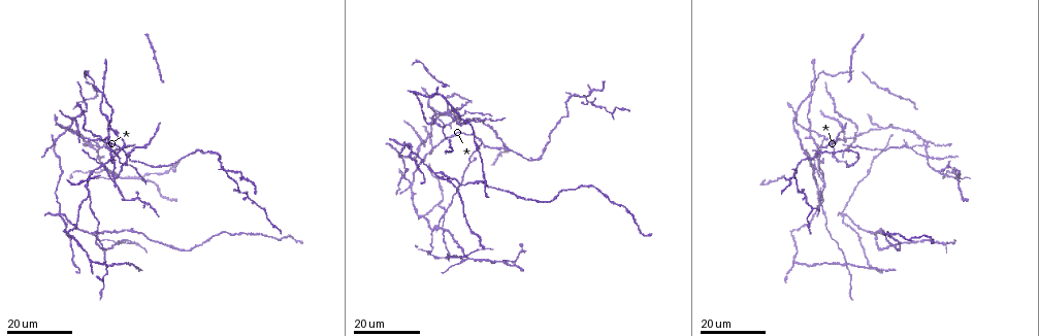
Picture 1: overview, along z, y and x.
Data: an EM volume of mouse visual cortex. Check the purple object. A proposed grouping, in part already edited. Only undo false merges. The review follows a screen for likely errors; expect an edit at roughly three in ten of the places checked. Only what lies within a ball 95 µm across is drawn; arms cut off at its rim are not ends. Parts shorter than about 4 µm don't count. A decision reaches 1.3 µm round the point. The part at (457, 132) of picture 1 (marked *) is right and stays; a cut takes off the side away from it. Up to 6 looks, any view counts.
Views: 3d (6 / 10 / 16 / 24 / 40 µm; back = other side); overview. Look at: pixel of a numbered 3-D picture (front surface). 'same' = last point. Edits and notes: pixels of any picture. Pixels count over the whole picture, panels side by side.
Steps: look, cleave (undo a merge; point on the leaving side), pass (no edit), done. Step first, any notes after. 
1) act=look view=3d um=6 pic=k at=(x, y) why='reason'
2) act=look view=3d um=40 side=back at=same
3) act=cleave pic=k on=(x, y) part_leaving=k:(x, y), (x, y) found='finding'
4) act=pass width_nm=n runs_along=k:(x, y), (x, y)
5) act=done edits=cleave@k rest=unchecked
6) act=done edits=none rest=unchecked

act=look view=3d um=24 pic=1 at=(469, 259) why='three arms meet'

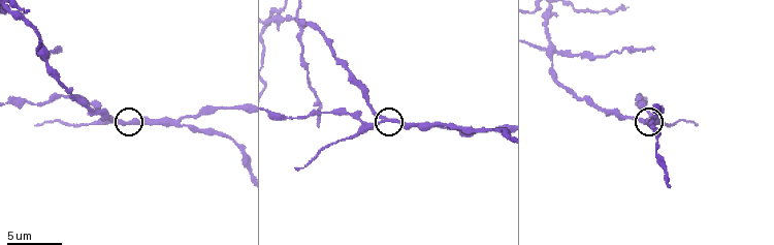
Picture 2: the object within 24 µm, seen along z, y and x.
act=look view=3d um=6 pic=2 at=(382, 123)

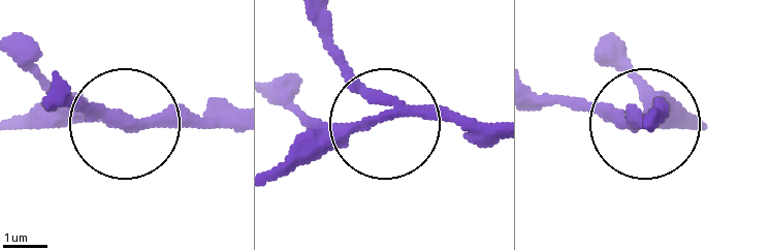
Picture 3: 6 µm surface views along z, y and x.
act=cleave pic=3 on=(64, 121) width_nm=220 part_leaving=3:(124, 129), (72, 115), (17, 62) found='a second neuron is stuck on'

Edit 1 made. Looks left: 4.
act=look view=3d um=16 pic=2 at=(440, 124) why='thin arm on a thick one'

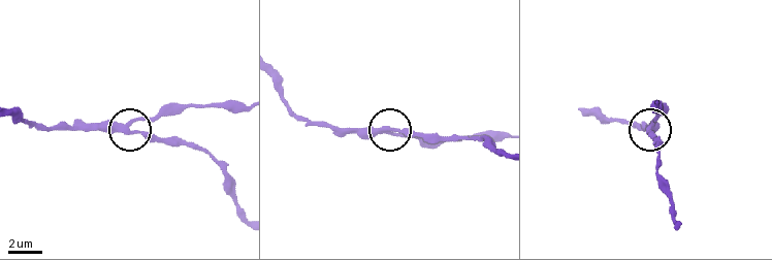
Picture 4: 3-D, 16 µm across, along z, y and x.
act=cleave pic=4 on=(148, 136) side_arm_um=17 arms=3 found='a second neuron is stuck on'

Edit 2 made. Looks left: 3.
act=look view=3d um=16 pic=1 at=(945, 243) why='thick turns thin'

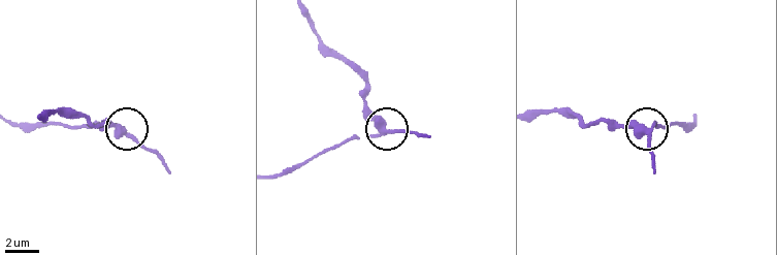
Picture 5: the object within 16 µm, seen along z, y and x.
act=look view=3d um=10 pic=5 at=(646, 127) why='closer look'

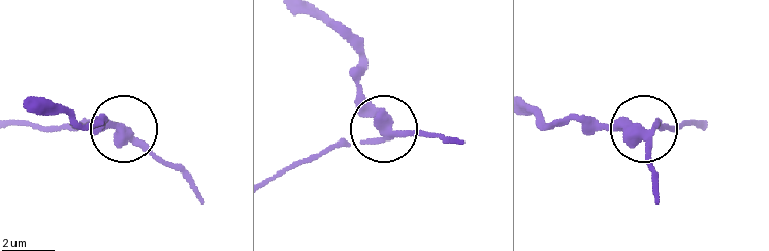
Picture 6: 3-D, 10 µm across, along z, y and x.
act=cleave pic=6 on=(84, 117) part_leaving=6:(380, 140), (342, 143), (276, 174) found='two neurons meet here'

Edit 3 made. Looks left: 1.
act=done edits=cleave@3,cleave@4,cleave@6 rest=unchecked

